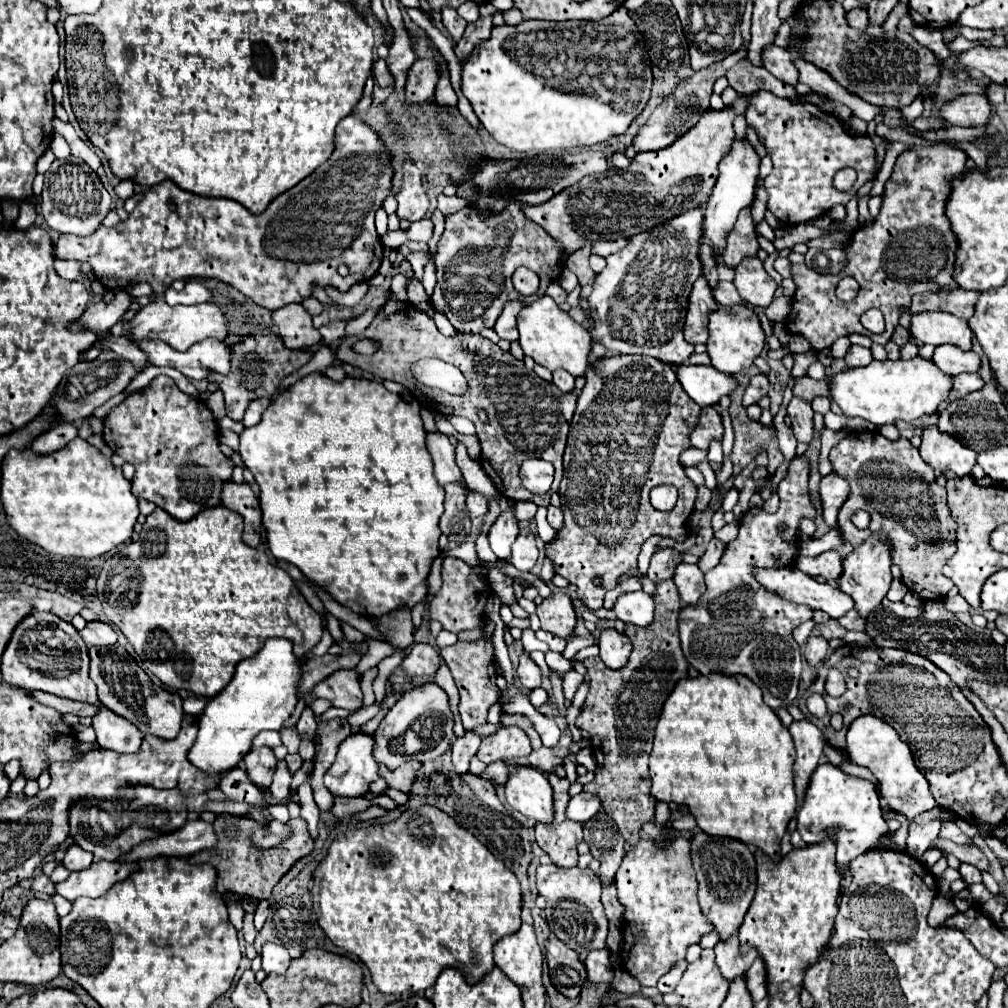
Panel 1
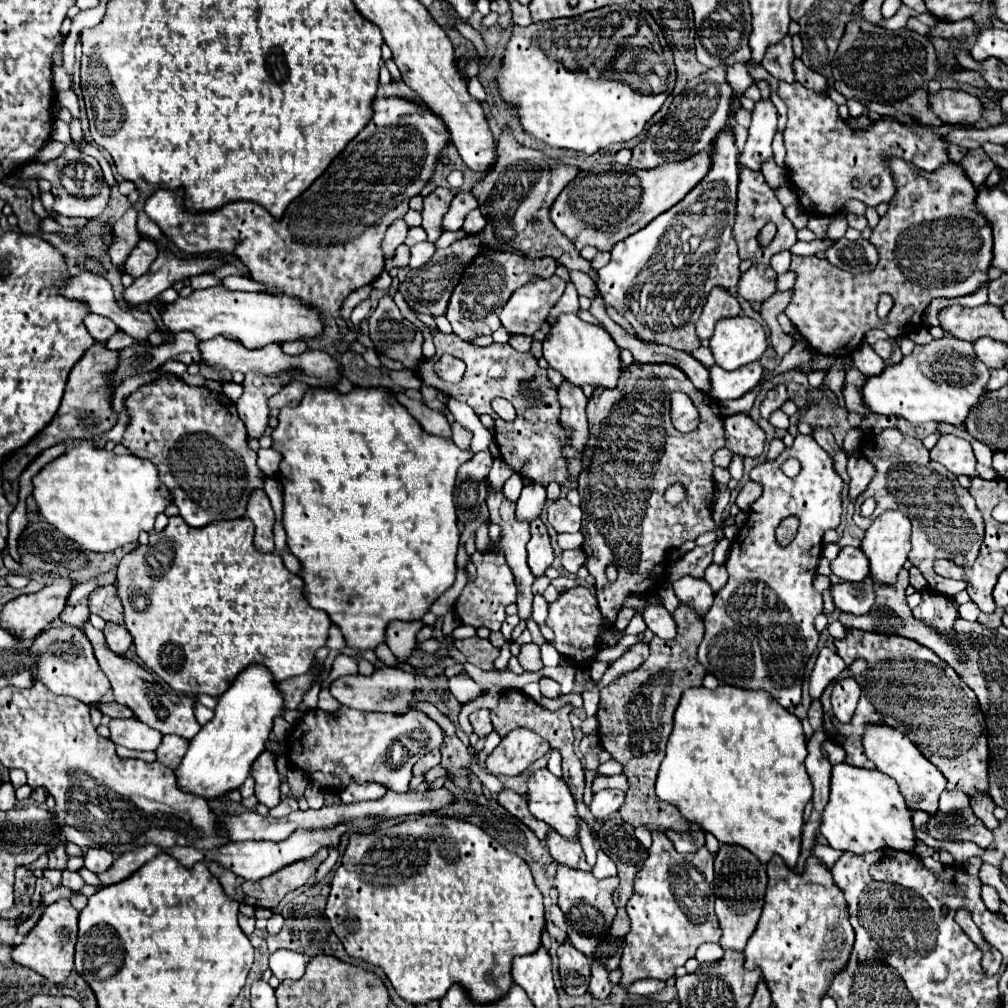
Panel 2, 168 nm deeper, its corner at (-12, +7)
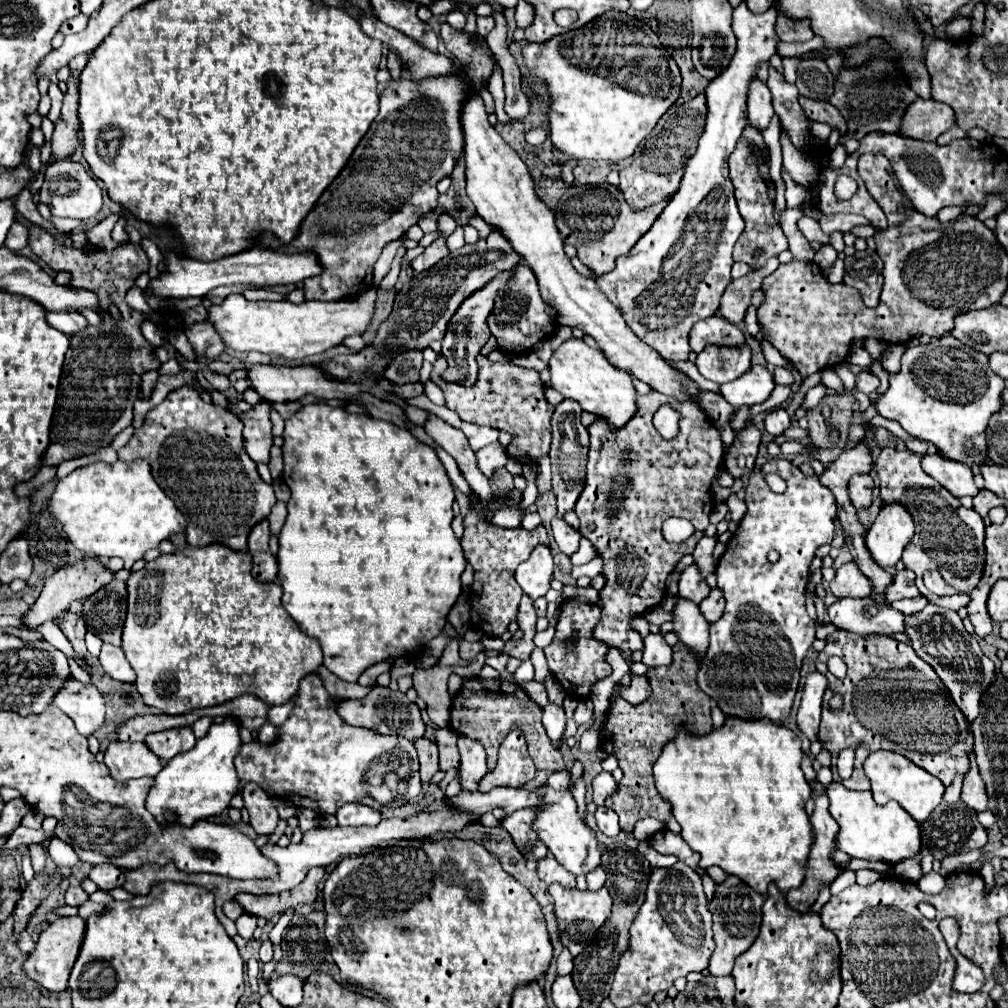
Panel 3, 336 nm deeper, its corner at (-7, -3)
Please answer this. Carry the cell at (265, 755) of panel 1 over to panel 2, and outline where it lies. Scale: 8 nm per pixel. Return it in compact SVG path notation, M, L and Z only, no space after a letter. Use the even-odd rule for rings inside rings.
M265 749L261 757L257 757L251 769L251 777L255 779L255 795L259 803L267 805L269 809L273 809L281 801L279 799L279 773L275 767L275 759L277 755Z

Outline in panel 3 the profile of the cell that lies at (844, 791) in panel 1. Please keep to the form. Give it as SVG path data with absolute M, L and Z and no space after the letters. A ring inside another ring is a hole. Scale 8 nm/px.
M830 783L826 793L830 799L830 815L840 825L838 849L846 851L850 857L886 861L894 865L920 853L920 825L896 801L876 805L876 801L872 799L872 791L852 791L846 789L842 783Z

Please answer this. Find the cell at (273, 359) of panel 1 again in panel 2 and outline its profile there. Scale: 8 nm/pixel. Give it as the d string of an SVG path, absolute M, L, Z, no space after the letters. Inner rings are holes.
M255 373L245 375L243 395L237 401L237 411L247 427L249 437L259 439L263 435L265 425L269 421L267 399L277 391L281 391L281 387L287 385L289 381L291 381L289 373L279 373L275 377L265 377Z

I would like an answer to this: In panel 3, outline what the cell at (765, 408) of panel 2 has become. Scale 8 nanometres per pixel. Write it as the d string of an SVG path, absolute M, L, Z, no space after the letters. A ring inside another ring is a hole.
M774 409L774 411L770 411L768 415L766 415L766 431L770 433L770 435L774 435L774 437L780 437L790 425L792 425L792 421L790 421L790 415L784 411L784 409Z

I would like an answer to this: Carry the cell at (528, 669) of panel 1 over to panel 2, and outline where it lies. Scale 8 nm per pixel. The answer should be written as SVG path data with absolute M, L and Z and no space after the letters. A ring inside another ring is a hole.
M541 677L539 685L541 685L541 693L543 693L545 697L559 697L559 695L561 695L561 693L559 693L559 683L553 681L553 679L549 679L549 677Z

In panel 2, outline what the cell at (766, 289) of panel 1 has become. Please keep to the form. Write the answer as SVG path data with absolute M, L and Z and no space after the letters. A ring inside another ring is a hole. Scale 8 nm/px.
M751 265L745 273L741 273L737 293L745 301L763 303L773 293L777 293L777 275L769 265Z

